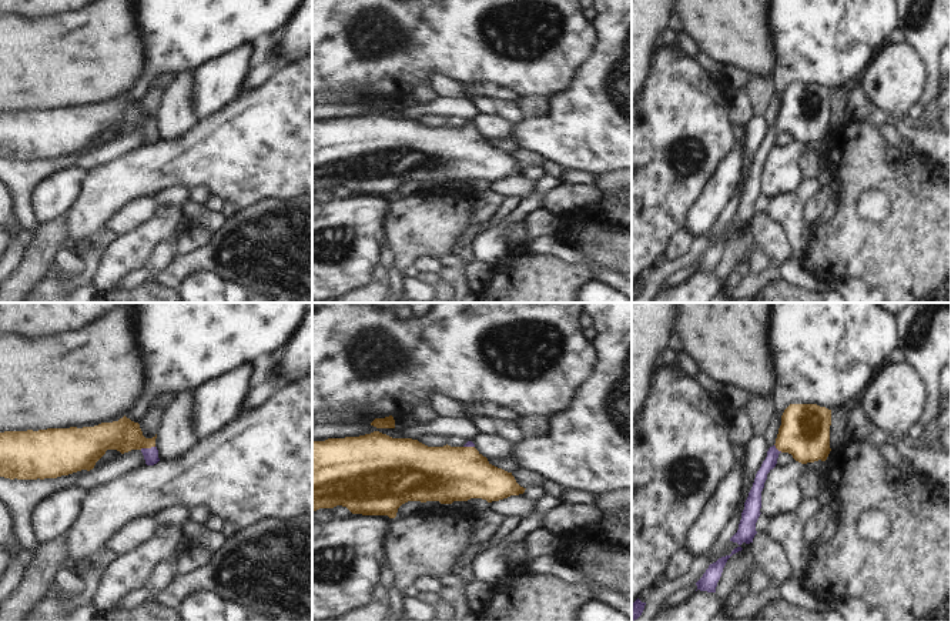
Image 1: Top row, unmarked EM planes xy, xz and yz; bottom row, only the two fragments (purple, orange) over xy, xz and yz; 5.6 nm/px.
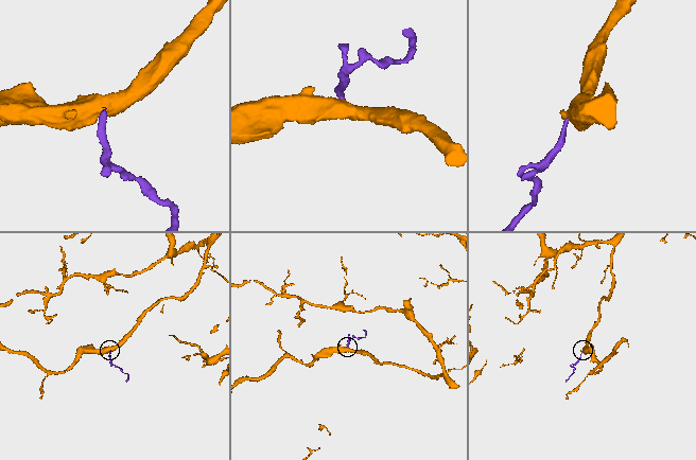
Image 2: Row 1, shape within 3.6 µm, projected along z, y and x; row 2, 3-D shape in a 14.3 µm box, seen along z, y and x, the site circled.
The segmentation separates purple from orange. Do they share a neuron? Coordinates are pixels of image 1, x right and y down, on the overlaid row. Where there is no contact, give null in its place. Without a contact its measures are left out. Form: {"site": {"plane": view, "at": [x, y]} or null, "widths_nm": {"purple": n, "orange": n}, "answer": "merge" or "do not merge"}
{"site": {"plane": "xy", "at": [147, 448]}, "widths_nm": {"purple": 80, "orange": 180}, "answer": "merge"}

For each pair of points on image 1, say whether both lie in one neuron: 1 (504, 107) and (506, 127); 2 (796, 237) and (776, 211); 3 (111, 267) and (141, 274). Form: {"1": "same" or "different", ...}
{"1": "different", "2": "same", "3": "different"}

